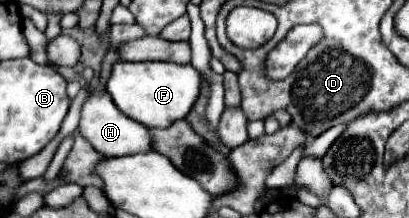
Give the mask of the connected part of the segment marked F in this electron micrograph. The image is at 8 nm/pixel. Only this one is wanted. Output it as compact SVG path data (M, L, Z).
M119 61L113 67L111 79L107 83L107 91L113 103L131 119L143 123L149 129L171 127L171 123L185 119L193 109L199 93L201 93L201 73L191 65L179 63L163 63L163 61L147 61L147 63L129 63Z

